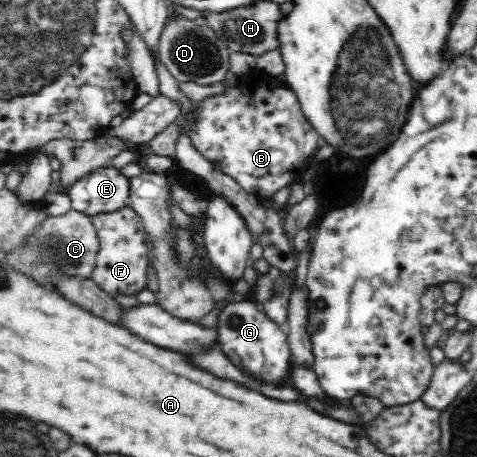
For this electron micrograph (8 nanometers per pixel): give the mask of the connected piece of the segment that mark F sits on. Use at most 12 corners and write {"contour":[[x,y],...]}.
{"contour":[[129,204],[91,216],[91,275],[106,292],[147,288],[148,234]]}

